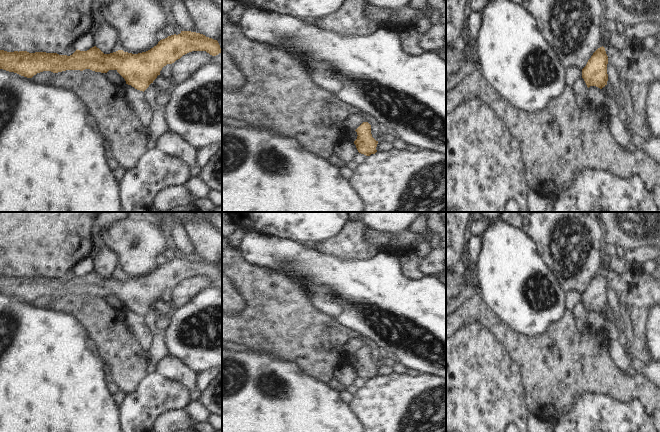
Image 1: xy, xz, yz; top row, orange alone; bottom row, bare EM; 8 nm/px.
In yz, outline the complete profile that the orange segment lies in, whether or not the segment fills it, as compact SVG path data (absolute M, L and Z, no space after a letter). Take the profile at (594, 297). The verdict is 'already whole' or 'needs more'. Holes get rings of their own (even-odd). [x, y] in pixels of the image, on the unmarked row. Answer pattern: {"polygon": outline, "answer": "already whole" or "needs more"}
{"polygon": "M602 270L593 277L586 290L582 293L582 302L588 312L596 310L602 313L607 309L607 288L608 280Z", "answer": "already whole"}

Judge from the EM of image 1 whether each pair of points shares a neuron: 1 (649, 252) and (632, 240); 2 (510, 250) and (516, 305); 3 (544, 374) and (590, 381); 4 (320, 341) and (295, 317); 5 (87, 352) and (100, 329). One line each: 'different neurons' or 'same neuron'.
1: different neurons
2: same neuron
3: same neuron
4: same neuron
5: different neurons

